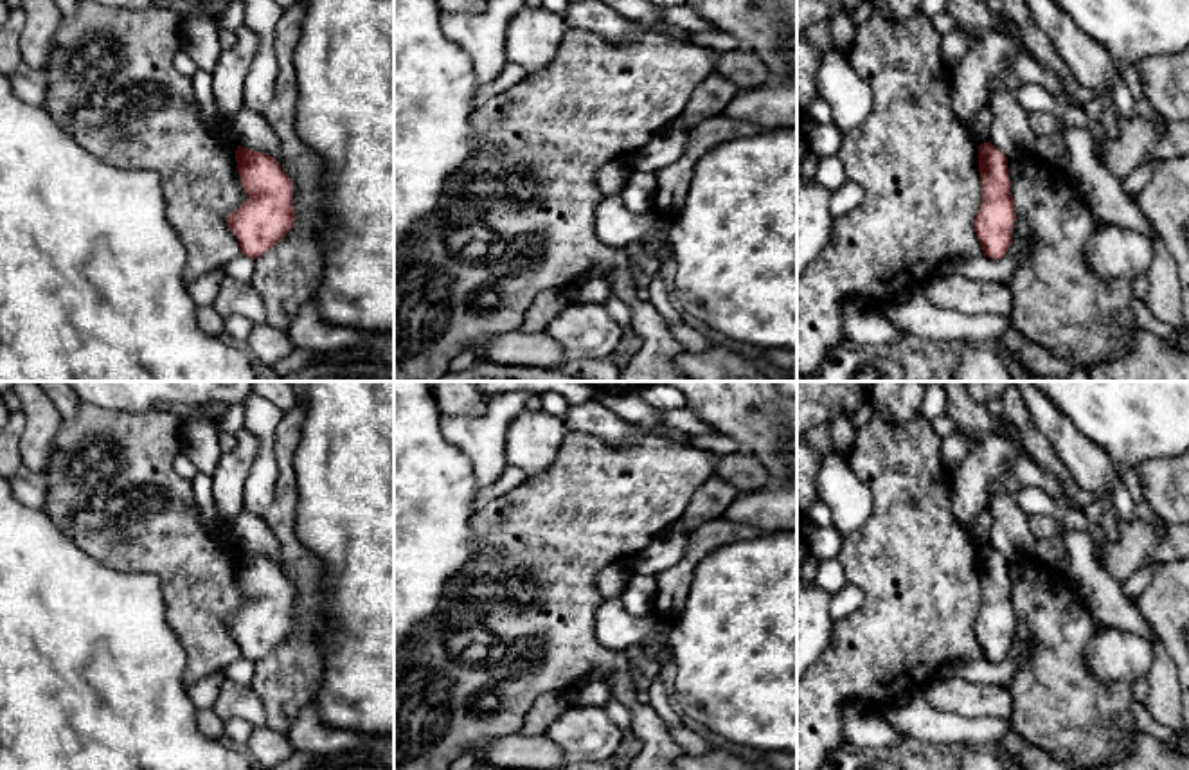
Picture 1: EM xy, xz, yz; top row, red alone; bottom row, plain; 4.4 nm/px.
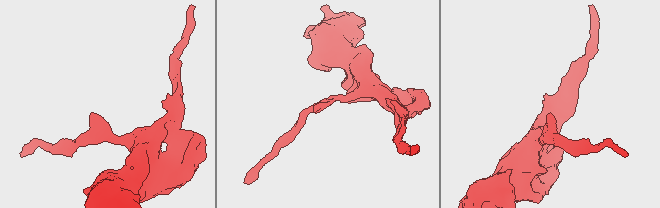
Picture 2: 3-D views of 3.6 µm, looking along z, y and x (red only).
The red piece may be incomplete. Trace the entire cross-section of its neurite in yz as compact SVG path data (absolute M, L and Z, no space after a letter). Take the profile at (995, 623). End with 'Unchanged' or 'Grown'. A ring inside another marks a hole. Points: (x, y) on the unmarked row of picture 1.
M991 545L979 549L982 606L975 621L975 635L991 662L1002 662L1013 646L1015 601L1007 574L1007 560Z. Unchanged

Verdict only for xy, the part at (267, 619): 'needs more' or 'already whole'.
already whole

